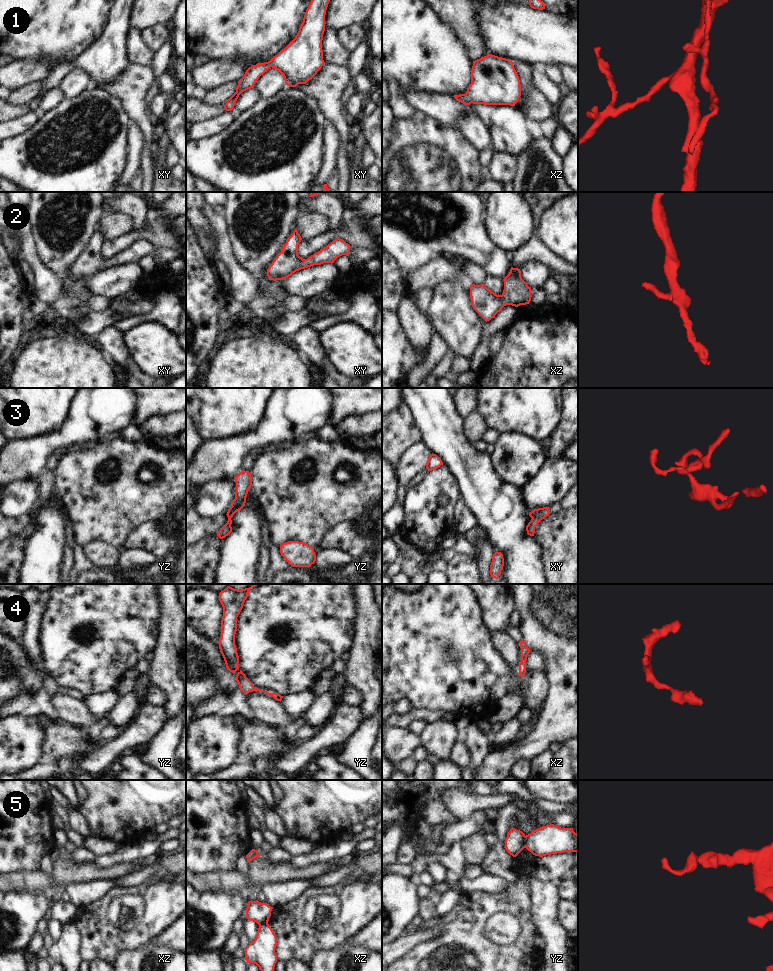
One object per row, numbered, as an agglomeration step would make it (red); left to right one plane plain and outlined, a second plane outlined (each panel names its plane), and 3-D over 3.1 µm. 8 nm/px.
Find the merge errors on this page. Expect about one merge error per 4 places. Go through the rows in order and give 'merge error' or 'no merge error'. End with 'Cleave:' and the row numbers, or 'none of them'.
1: no merge error
2: no merge error
3: no merge error
4: no merge error
5: merge error
Cleave: 5

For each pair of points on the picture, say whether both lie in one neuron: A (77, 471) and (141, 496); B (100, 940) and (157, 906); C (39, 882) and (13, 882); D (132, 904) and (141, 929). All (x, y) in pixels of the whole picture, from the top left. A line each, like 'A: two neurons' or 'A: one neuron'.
A: one neuron
B: one neuron
C: one neuron
D: two neurons

